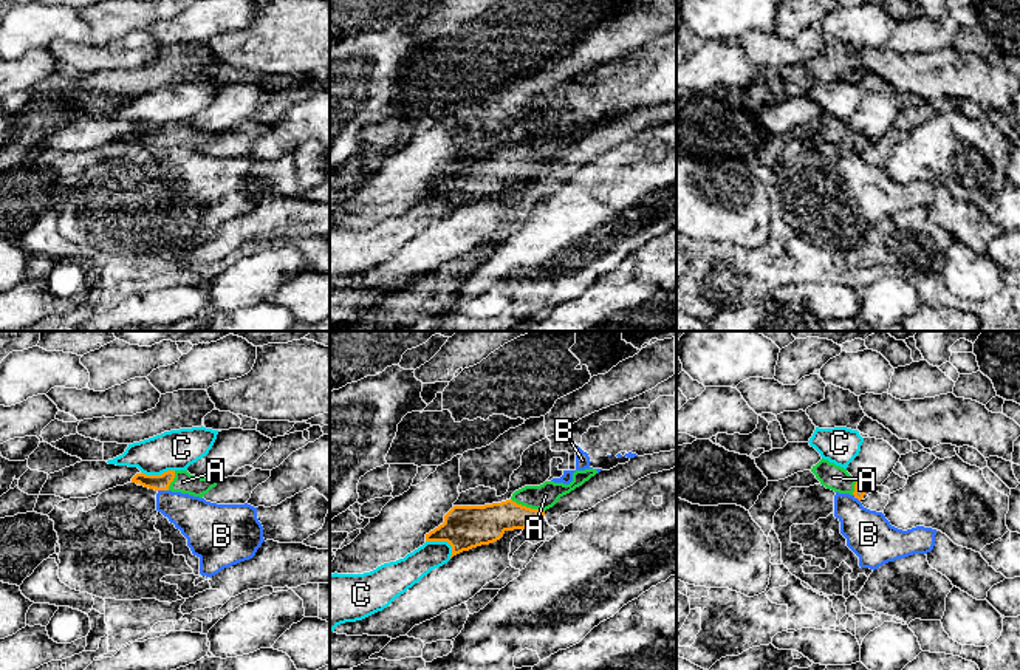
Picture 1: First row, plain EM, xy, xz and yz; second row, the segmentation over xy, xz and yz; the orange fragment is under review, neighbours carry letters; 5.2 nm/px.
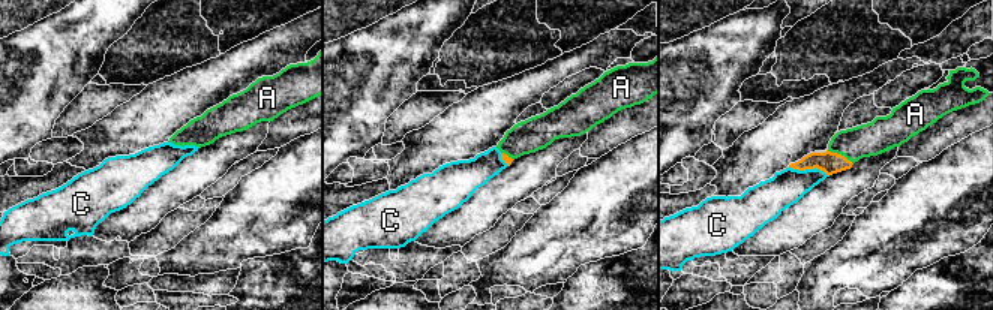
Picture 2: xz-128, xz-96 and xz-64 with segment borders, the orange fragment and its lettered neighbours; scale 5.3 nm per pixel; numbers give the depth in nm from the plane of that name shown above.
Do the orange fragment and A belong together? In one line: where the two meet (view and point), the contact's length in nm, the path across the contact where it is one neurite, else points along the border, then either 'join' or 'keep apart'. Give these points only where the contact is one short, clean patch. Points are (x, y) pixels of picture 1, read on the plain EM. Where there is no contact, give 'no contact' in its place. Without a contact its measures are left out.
meets orange in xz at (528, 161); contact 190 nm long; runs through xz (483, 178), (528, 161), (545, 149); join

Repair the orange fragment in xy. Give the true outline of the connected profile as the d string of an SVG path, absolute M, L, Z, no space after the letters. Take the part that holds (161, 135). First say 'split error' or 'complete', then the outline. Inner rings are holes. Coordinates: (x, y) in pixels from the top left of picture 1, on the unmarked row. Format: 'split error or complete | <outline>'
split error | M167 124L161 128L136 127L132 136L155 144L172 144L203 152L218 133L190 128L187 124Z

